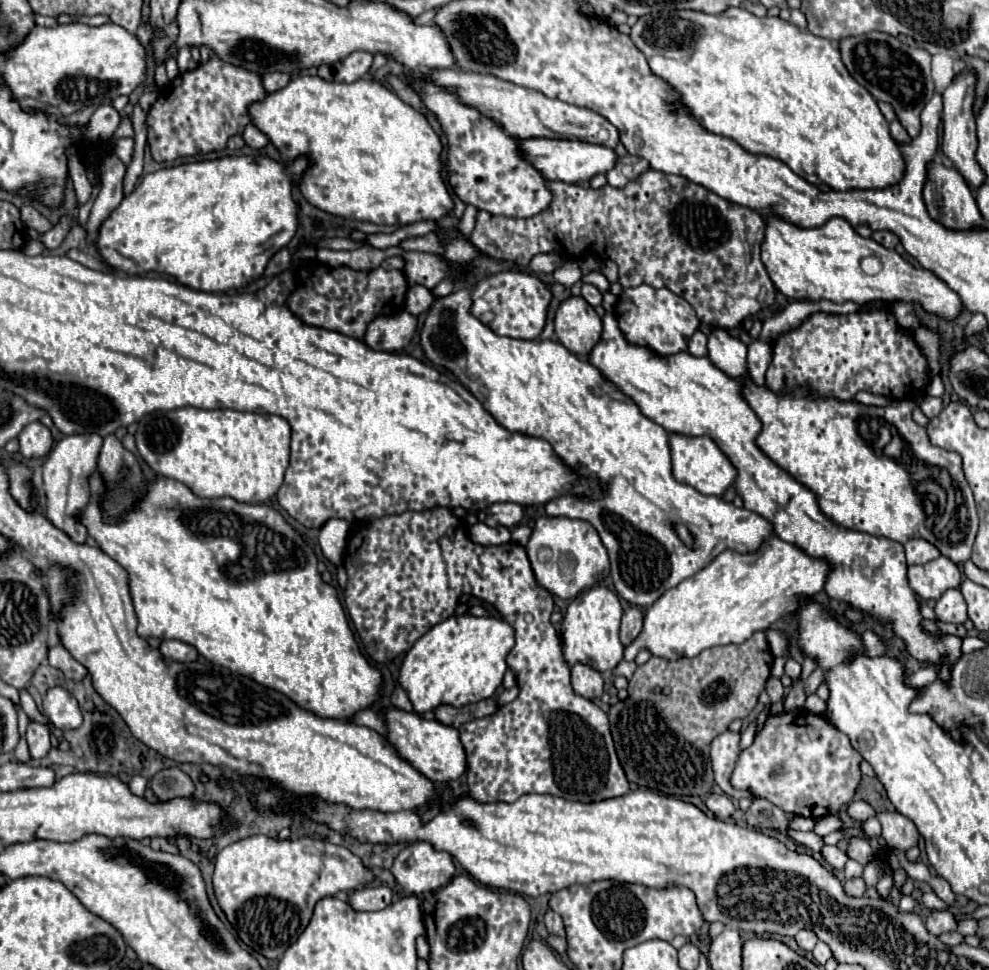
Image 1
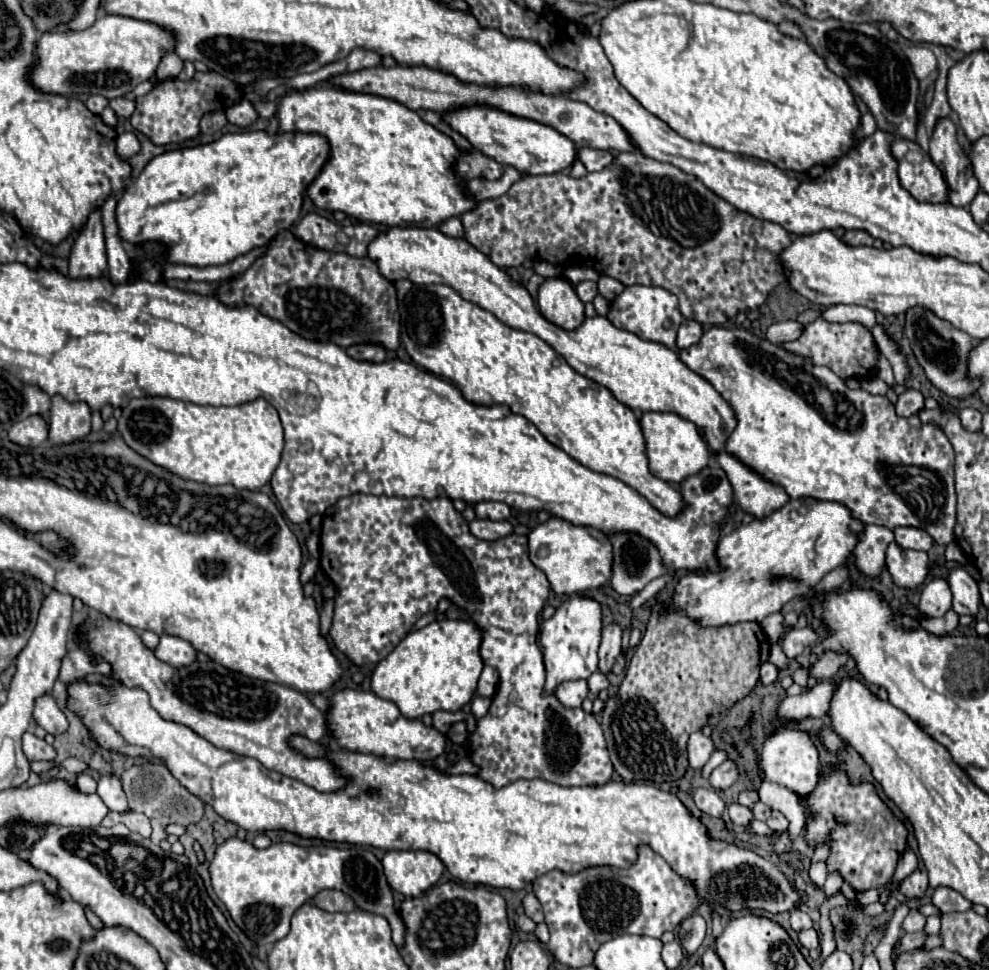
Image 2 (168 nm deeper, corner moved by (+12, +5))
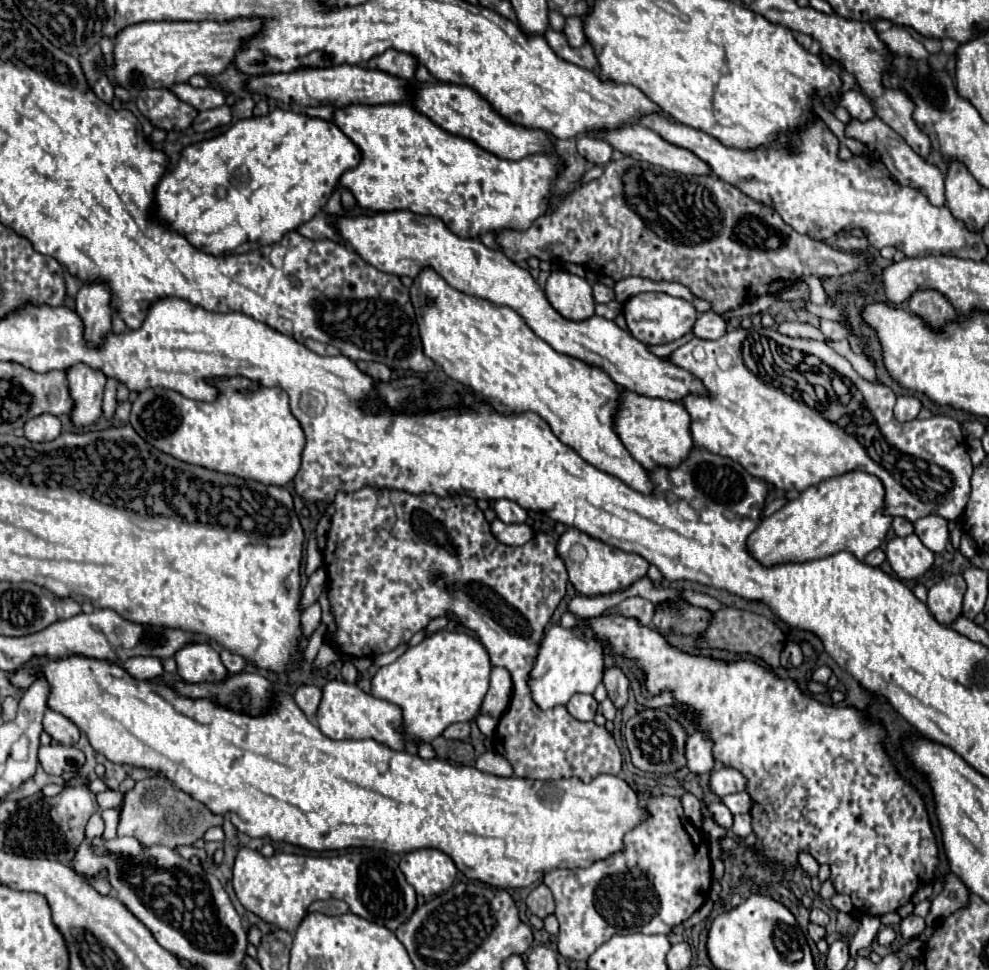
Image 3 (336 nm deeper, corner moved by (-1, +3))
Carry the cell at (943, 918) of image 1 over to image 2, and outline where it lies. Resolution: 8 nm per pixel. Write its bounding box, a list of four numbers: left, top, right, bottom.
[902,907,926,933]

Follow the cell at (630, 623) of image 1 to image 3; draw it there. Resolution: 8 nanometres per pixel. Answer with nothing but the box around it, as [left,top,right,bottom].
[603,667,629,709]

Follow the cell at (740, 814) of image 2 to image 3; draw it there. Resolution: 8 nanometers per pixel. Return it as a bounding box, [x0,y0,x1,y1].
[731,813,751,839]

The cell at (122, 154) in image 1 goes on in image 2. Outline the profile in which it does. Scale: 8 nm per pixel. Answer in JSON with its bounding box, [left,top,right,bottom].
[116,133,140,159]

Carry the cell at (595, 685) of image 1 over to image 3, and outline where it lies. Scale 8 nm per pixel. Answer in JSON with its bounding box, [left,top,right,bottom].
[565,695,597,721]

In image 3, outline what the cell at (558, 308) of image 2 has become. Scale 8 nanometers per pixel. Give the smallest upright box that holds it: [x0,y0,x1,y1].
[545,269,595,321]

